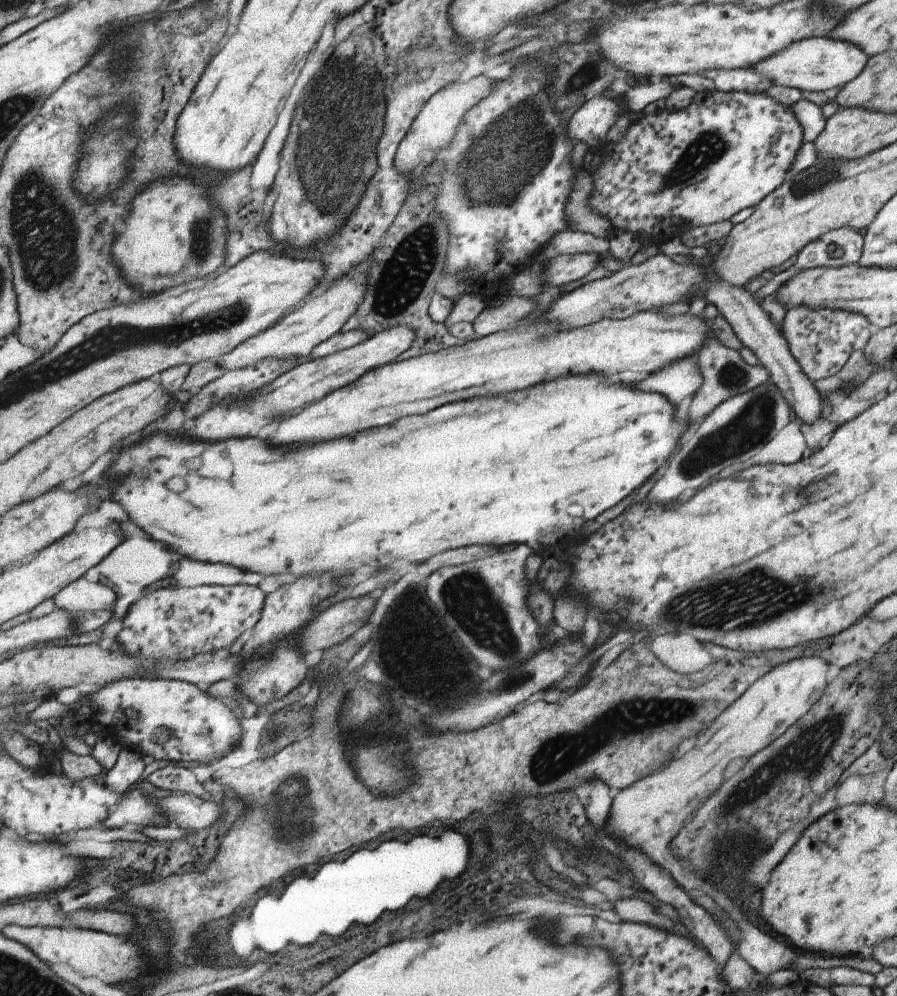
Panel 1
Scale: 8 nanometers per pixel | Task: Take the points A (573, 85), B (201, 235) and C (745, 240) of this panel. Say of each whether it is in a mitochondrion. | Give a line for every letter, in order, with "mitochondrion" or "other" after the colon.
A: mitochondrion
B: mitochondrion
C: other

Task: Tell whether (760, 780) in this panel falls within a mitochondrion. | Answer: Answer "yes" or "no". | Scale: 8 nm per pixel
yes

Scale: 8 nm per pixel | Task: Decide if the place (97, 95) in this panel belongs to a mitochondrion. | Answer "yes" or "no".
yes

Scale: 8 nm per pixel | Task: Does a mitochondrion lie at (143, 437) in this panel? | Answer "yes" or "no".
no

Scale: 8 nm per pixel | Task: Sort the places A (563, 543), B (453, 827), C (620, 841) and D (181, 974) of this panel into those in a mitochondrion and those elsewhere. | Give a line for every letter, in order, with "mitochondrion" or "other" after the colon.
A: other
B: other
C: other
D: other

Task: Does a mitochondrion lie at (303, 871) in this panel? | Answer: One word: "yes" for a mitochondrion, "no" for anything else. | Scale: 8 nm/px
no

